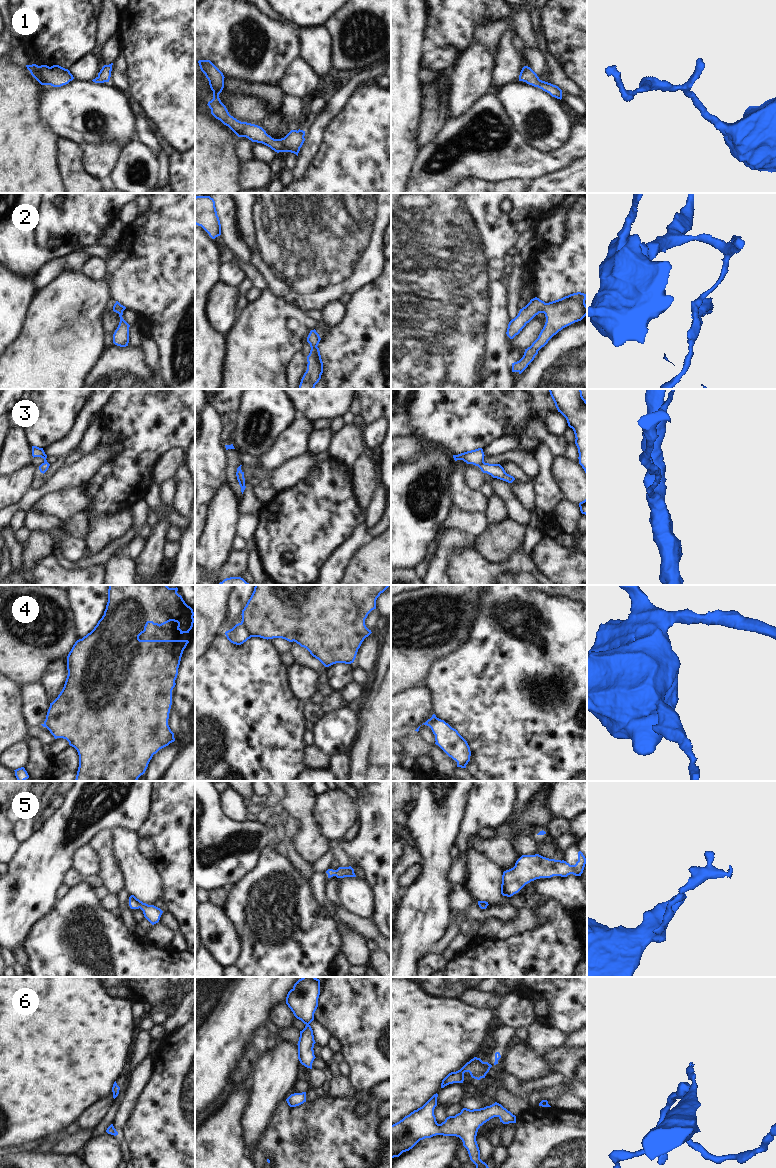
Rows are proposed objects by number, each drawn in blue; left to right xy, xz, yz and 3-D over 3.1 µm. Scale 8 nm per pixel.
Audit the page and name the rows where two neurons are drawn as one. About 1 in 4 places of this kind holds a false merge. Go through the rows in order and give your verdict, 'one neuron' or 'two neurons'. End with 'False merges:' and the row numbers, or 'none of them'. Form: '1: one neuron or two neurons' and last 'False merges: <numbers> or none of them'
1: one neuron
2: one neuron
3: one neuron
4: two neurons
5: one neuron
6: one neuron
False merges: 4

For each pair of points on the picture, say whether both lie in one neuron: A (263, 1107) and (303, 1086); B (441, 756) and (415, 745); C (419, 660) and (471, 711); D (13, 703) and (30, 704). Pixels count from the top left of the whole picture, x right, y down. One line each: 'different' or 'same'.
A: different
B: same
C: different
D: different

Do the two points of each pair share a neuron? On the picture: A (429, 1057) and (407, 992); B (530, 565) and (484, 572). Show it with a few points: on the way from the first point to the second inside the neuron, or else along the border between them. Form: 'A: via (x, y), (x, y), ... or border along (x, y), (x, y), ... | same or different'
A: via (413, 1041), (407, 1035), (407, 1008) | same
B: via (519, 565), (503, 565), (495, 568) | same

